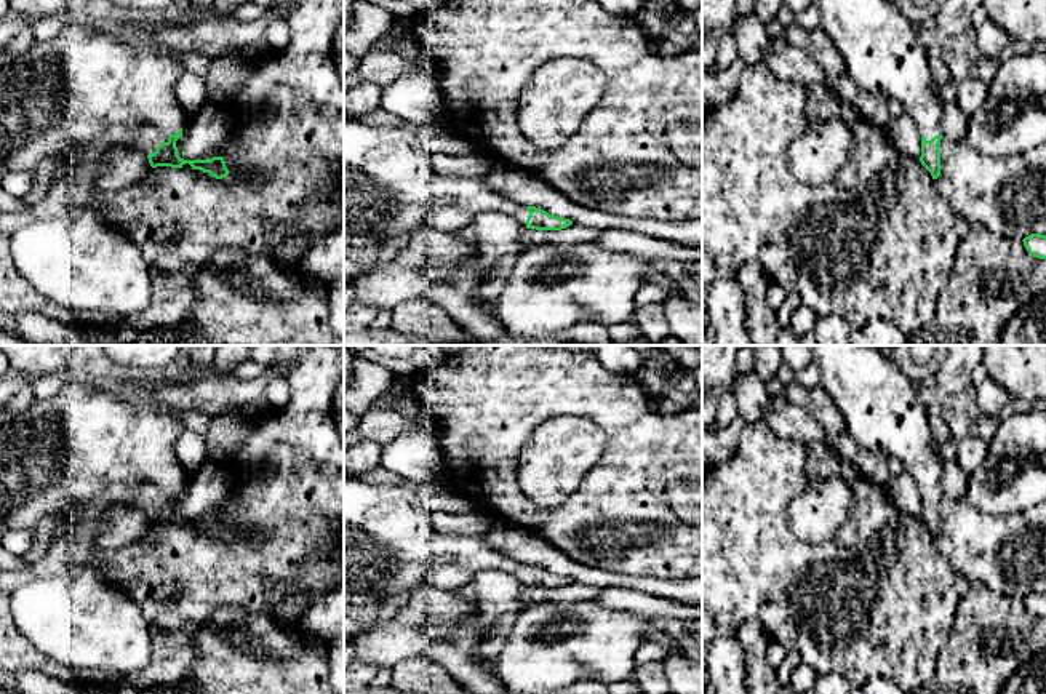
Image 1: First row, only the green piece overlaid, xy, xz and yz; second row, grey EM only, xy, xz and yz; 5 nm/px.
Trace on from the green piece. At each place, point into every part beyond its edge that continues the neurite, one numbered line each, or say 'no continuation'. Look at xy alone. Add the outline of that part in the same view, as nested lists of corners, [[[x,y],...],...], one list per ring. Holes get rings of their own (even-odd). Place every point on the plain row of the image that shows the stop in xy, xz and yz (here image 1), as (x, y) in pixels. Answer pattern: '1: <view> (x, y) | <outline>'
1: xy (80, 451) | [[[72,379],[51,398],[34,403],[0,427],[0,542],[10,529],[35,529],[48,515],[102,515],[118,501],[133,501],[147,513],[187,483],[187,472],[174,456],[174,443],[186,430],[184,411],[157,403],[152,393],[128,393],[114,385]]]

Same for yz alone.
1: yz (880, 405) | [[[809,345],[812,363],[820,371],[820,387],[841,411],[848,432],[859,448],[899,457],[905,473],[912,477],[918,491],[931,499],[942,493],[944,464],[929,449],[932,440],[928,424],[928,408],[918,400],[912,381],[878,347],[870,345]]]

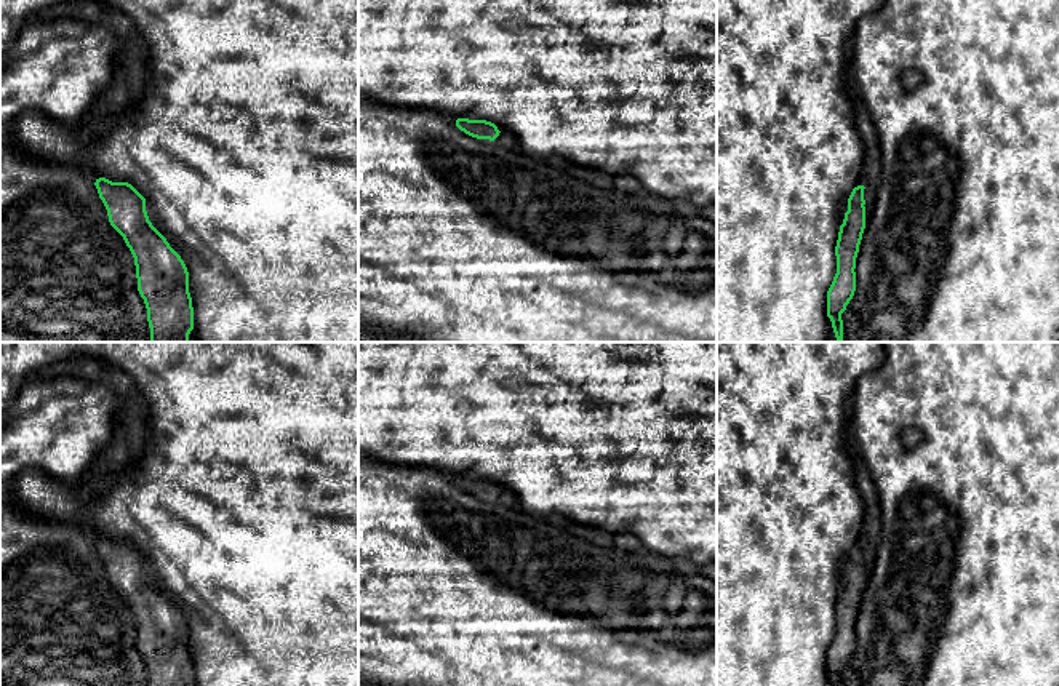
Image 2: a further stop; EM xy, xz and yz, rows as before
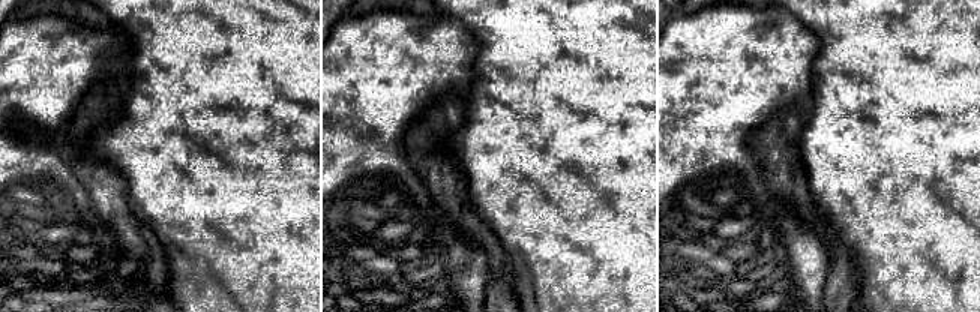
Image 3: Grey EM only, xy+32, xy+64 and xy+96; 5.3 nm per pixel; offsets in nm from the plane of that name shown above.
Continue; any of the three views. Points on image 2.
1: xy (149, 565) | [[[146,558],[146,569],[147,569],[147,574],[149,574],[149,579],[152,580],[152,584],[166,596],[166,600],[170,601],[170,604],[181,614],[181,617],[184,619],[186,625],[189,624],[189,617],[186,614],[186,611],[181,608],[179,601],[176,598],[173,598],[171,595],[168,595],[158,579],[157,579],[157,574],[155,574],[155,569],[154,569],[154,563],[152,560]]]

